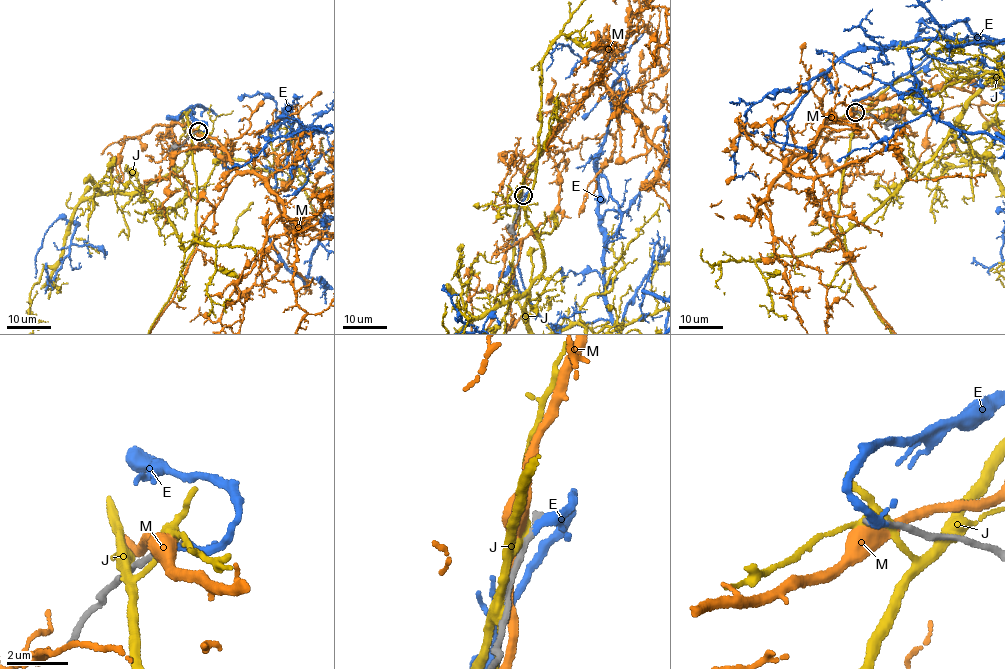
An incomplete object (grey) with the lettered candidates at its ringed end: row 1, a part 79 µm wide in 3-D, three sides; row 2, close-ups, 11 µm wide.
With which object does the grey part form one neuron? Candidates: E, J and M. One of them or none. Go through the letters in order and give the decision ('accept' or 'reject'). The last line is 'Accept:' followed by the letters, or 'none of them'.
E: accept
J: reject
M: reject
Accept: E

